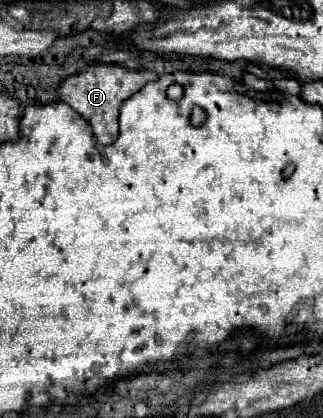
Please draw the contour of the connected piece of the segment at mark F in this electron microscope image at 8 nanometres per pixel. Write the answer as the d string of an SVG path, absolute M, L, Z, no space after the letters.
M91 62L85 70L65 78L63 84L57 88L57 96L91 124L93 134L101 144L111 144L117 138L117 118L121 104L129 96L133 96L139 88L143 88L147 82L155 82L155 80L157 74L149 70L127 70L119 64Z

